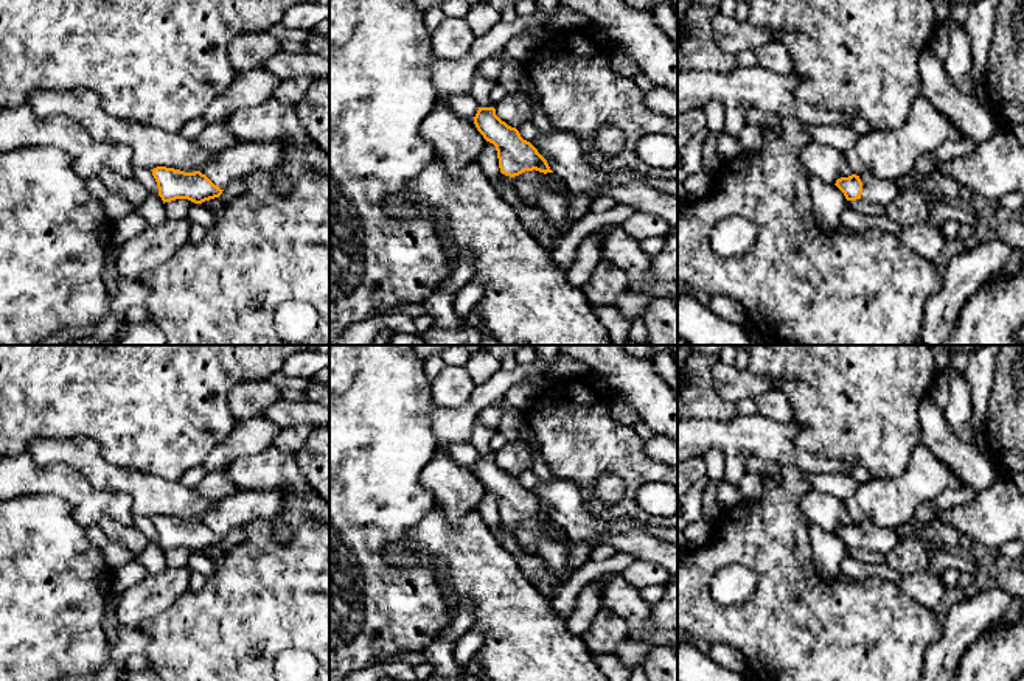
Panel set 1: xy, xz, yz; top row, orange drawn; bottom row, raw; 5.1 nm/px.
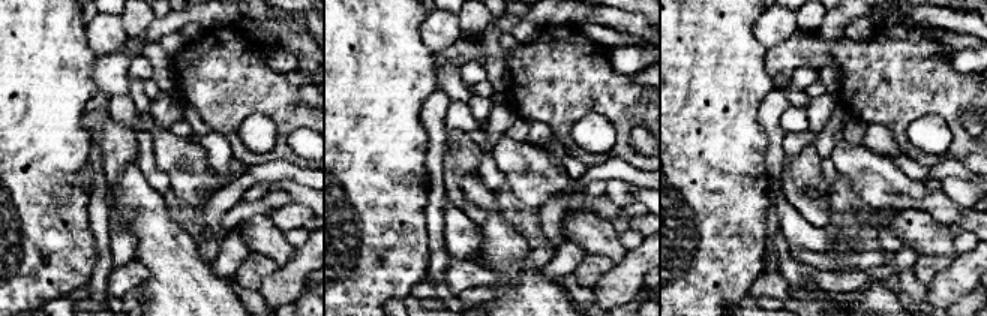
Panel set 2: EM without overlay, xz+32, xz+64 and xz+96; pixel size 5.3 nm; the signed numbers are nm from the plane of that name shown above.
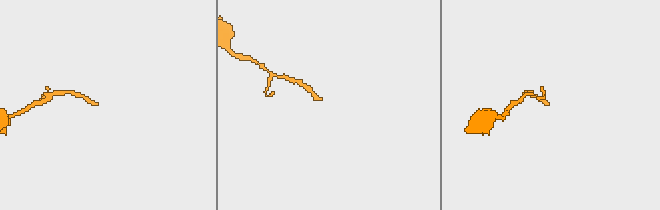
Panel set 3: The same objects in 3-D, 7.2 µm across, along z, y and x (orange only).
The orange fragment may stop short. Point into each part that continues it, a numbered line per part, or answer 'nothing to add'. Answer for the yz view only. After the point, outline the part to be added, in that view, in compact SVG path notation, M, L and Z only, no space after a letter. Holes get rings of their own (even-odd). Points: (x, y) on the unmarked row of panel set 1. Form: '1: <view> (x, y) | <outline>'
1: yz (875, 538) | M862 522L859 527L862 530L862 549L886 555L900 541L897 529L879 527L873 522Z

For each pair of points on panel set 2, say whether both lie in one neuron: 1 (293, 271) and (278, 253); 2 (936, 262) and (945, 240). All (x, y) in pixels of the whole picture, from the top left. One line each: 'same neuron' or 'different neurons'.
1: different neurons
2: different neurons

